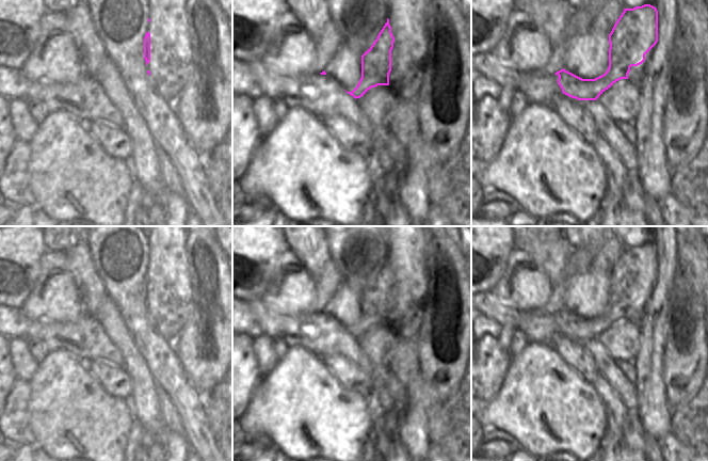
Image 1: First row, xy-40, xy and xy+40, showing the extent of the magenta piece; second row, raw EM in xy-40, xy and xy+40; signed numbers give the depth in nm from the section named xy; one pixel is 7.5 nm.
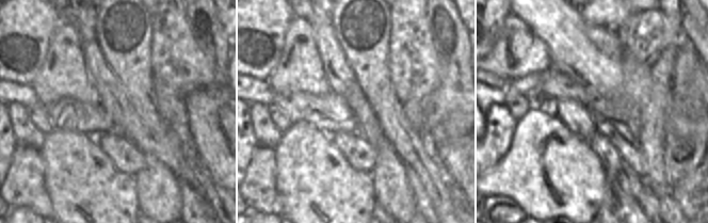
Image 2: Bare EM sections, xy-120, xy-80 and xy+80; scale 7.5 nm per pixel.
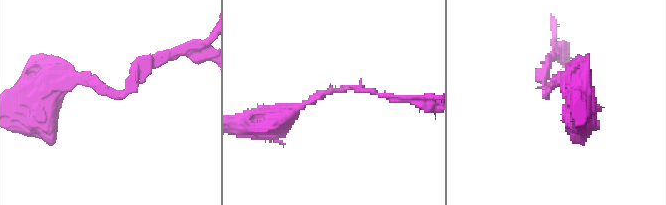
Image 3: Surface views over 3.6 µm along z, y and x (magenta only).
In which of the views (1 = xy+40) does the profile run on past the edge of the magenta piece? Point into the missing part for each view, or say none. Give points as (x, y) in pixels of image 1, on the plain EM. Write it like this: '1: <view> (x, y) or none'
1: none

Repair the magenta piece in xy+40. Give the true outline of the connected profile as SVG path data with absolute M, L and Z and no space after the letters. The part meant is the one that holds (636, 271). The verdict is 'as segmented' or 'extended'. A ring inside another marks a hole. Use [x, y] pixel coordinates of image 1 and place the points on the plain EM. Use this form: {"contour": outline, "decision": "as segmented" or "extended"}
{"contour": "M650 243L624 248L609 273L609 306L607 311L595 318L582 318L564 307L557 311L558 323L562 332L578 339L596 339L606 329L621 318L628 318L631 305L638 305L645 300L645 293L658 281L658 250Z", "decision": "as segmented"}

